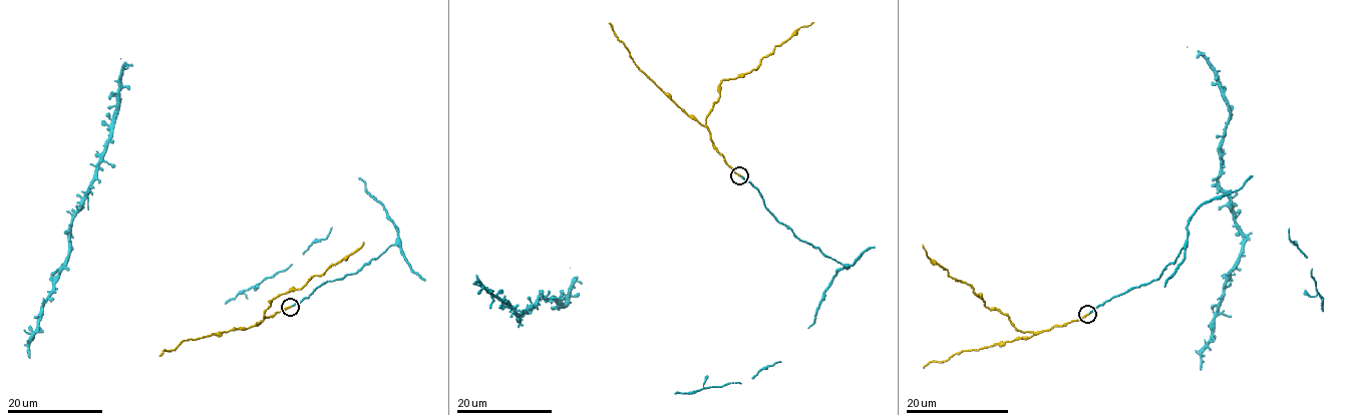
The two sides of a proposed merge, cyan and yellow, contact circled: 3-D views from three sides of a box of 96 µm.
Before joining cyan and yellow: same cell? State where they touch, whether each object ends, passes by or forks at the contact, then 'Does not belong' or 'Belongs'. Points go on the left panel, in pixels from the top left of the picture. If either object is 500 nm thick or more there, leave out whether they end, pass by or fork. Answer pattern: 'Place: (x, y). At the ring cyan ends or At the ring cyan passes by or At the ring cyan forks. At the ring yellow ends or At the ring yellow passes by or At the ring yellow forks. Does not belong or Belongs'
Place: (290, 307). At the ring cyan ends. At the ring yellow ends. Belongs

